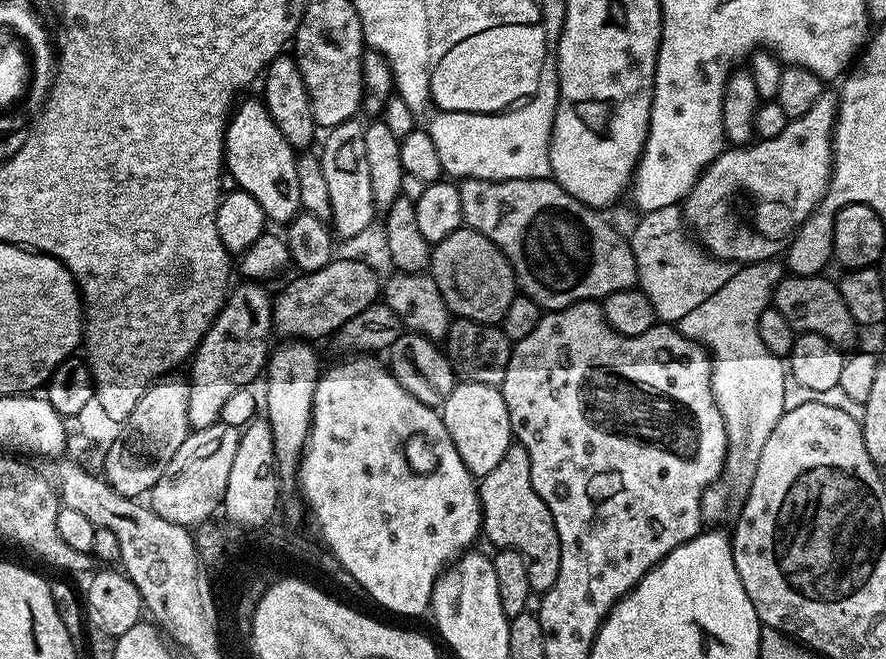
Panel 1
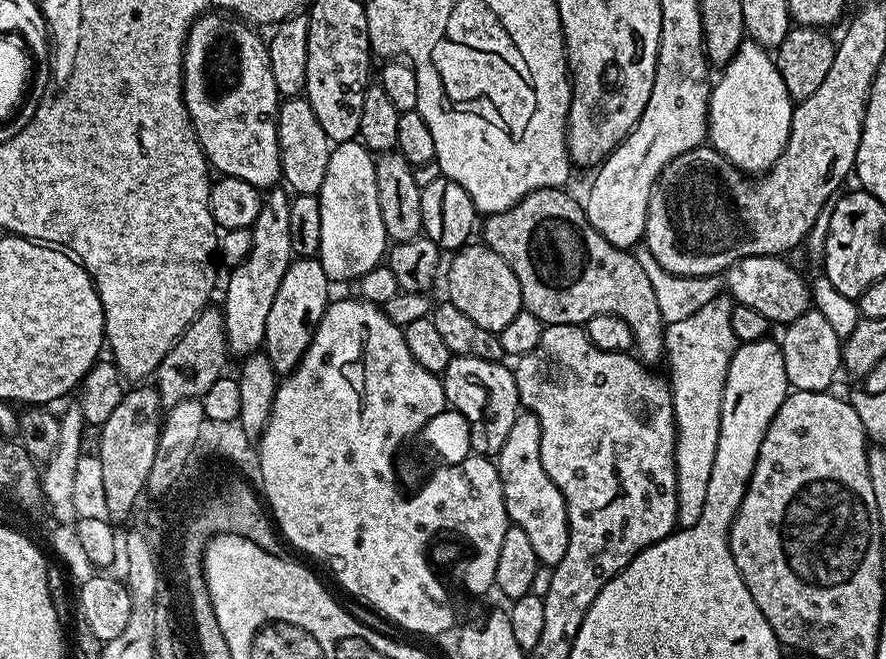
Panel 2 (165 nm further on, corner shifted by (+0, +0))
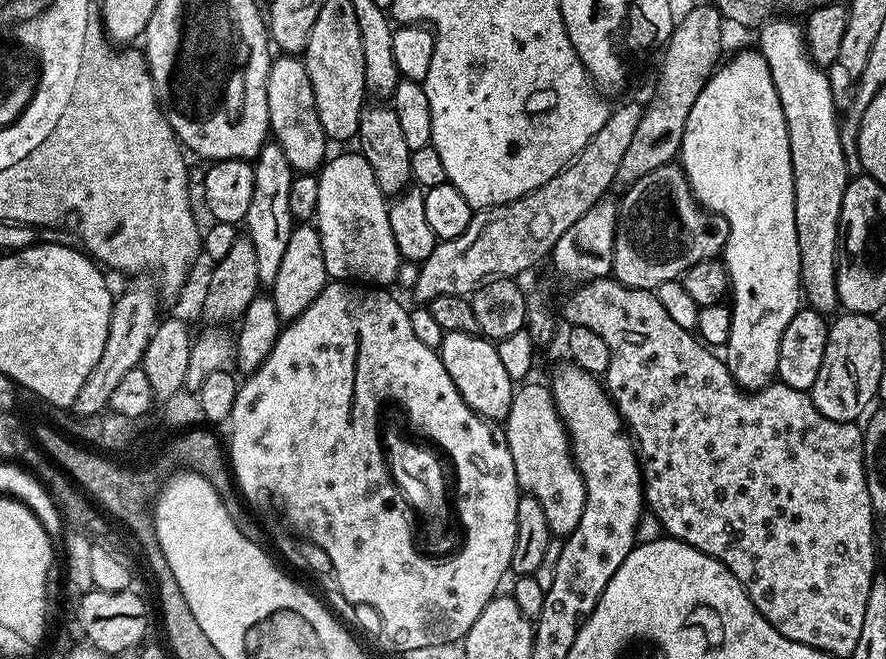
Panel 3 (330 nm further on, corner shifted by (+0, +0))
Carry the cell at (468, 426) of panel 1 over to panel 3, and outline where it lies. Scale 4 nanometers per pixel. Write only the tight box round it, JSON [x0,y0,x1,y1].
[438,332,514,422]

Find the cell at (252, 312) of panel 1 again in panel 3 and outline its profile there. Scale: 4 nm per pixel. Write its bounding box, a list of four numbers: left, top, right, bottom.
[246,142,294,286]

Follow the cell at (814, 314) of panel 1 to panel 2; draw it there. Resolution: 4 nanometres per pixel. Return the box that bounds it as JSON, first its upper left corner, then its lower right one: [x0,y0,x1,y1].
[726,255,810,326]

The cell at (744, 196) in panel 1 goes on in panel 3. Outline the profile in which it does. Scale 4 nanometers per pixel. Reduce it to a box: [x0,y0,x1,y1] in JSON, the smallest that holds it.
[612,163,726,290]

